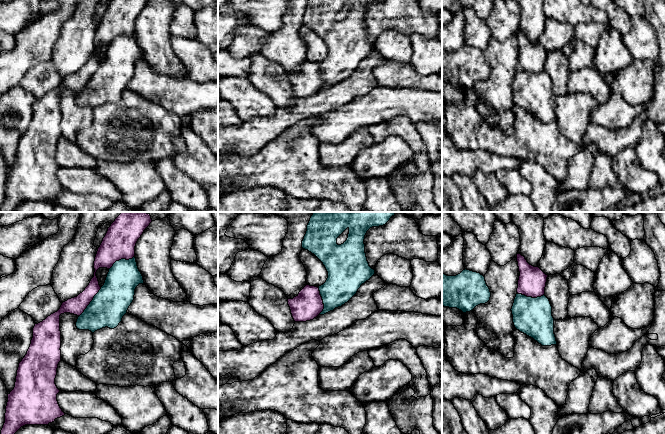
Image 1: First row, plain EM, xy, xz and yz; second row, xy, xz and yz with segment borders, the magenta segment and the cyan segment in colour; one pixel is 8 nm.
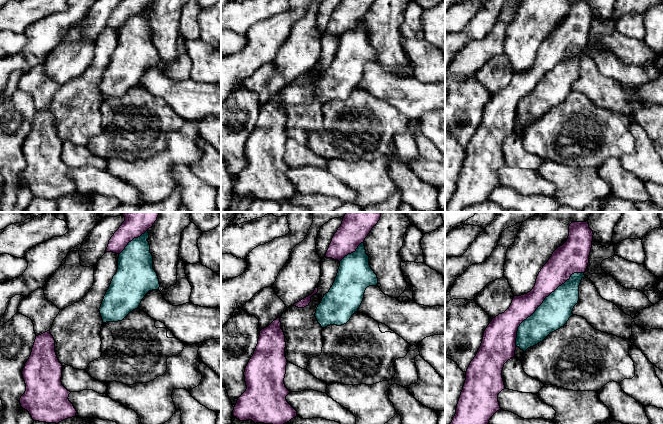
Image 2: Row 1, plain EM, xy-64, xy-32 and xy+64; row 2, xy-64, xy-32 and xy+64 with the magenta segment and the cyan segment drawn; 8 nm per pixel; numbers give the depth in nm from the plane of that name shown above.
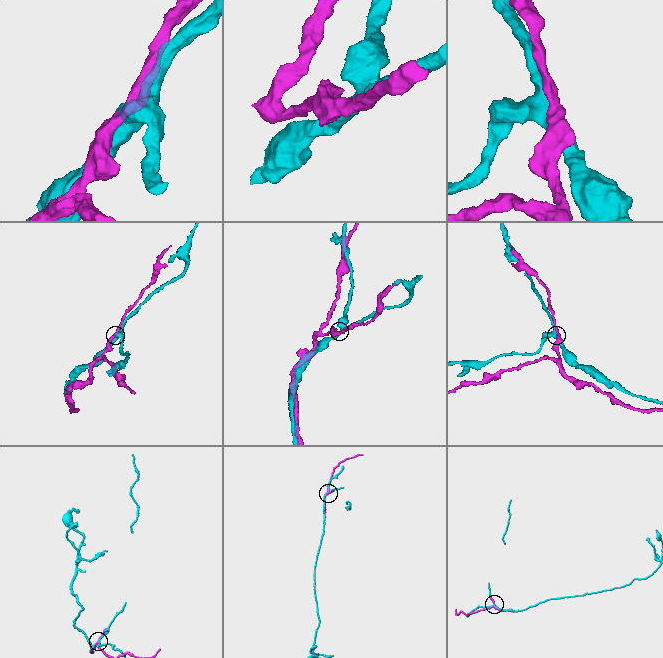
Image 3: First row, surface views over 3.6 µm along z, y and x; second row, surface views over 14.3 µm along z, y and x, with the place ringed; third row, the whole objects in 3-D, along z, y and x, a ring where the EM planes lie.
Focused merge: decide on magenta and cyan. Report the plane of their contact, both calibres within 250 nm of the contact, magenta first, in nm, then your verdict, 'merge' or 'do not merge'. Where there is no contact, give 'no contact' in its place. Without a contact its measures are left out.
contact in xy; calibres 140 and 280 nm; do not merge

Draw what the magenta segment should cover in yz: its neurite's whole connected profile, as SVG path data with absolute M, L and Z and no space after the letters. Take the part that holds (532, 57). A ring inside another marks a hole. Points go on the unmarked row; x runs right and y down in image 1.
M518 29L516 34L520 48L517 69L532 74L545 71L548 51L539 43L530 41L521 30Z

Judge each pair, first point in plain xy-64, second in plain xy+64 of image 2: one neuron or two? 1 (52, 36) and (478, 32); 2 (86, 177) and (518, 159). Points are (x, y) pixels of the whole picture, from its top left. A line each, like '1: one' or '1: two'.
1: two
2: two

